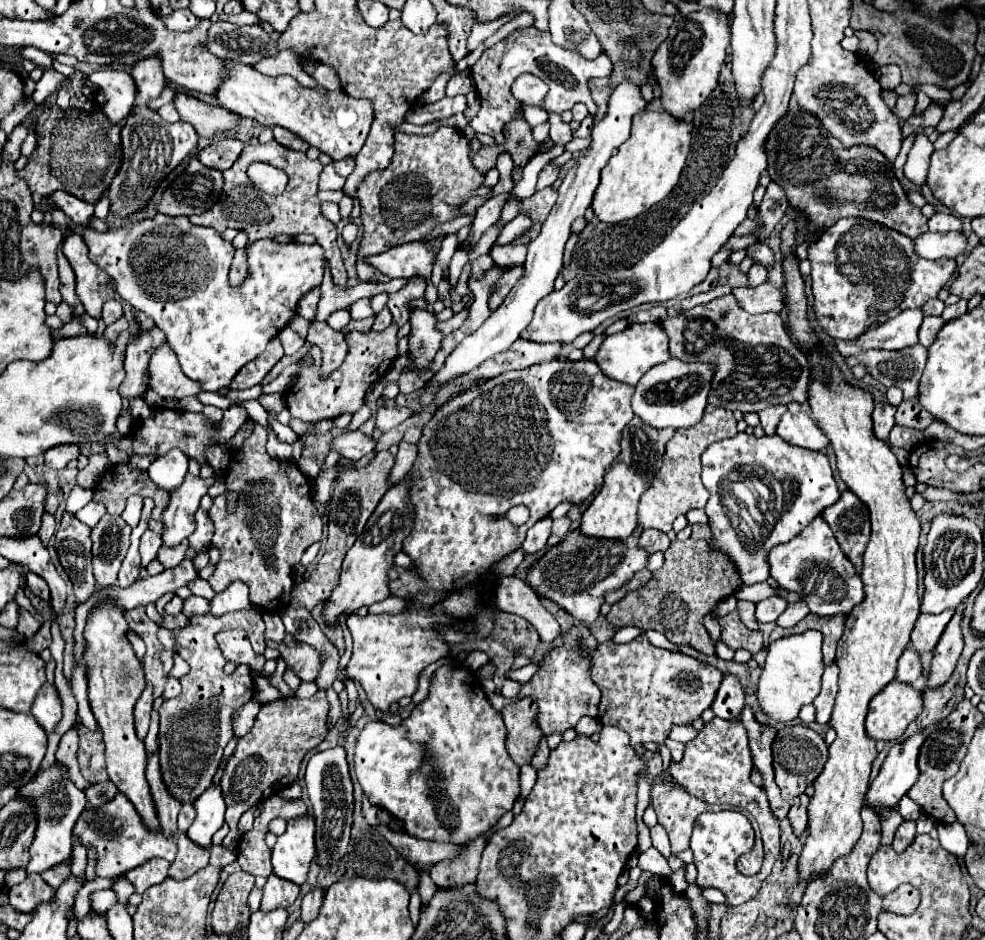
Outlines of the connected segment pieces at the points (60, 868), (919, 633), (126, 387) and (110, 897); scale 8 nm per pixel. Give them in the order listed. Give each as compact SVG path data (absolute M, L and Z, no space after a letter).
M65 863L55 865L55 867L51 867L51 869L47 869L47 871L41 873L41 877L43 877L53 889L59 889L61 881L65 881L65 877L69 877L69 875L71 875L71 869L69 869Z
M947 609L943 613L937 613L937 615L929 615L929 613L921 613L917 623L915 623L915 629L911 633L911 645L923 653L923 651L933 651L933 647L937 645L943 629L947 627L947 623L951 621L955 609Z
M153 327L149 333L141 331L139 337L131 339L125 353L125 381L119 387L119 393L123 399L135 399L143 397L149 389L149 357L155 353L159 345L165 343L165 335L161 329Z
M112 889L98 890L90 895L92 909L106 912L109 907L117 903L115 892Z

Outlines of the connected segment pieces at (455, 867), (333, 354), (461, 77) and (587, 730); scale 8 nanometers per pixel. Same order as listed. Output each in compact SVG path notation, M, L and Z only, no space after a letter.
M479 837L467 843L465 851L459 857L431 865L429 875L437 885L437 889L453 889L453 887L465 887L469 883L475 883L483 847L485 847L485 837Z
M311 321L305 341L311 345L317 345L323 353L321 369L319 369L321 379L329 377L329 373L333 373L335 369L341 367L341 363L347 355L347 347L345 347L345 339L339 331L333 331L325 321Z
M459 71L449 83L447 83L447 95L455 97L455 95L467 95L469 91L473 91L473 77L469 71Z
M583 717L583 719L577 723L575 731L577 731L577 735L591 737L591 735L595 735L595 733L601 731L601 723L599 723L597 719L593 719L593 717Z

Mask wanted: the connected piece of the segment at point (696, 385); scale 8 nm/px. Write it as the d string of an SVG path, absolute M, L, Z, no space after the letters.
M669 359L667 363L655 365L641 377L637 389L631 397L633 413L641 417L647 425L663 429L663 427L689 427L701 421L703 409L707 405L707 393L713 379L713 365L709 363L683 363L677 359Z

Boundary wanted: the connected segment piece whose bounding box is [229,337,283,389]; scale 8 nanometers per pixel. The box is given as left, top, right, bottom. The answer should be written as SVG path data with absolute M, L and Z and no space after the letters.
M275 337L273 341L269 341L269 349L265 349L265 353L257 357L257 361L251 361L249 365L245 365L245 369L241 369L241 373L237 373L237 377L233 377L229 389L247 389L259 385L281 357L283 357L283 347L279 337Z

